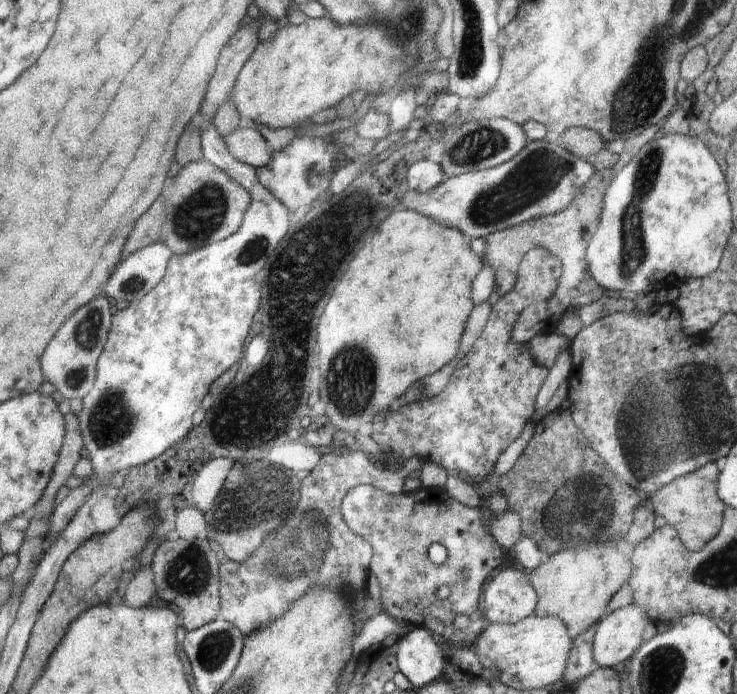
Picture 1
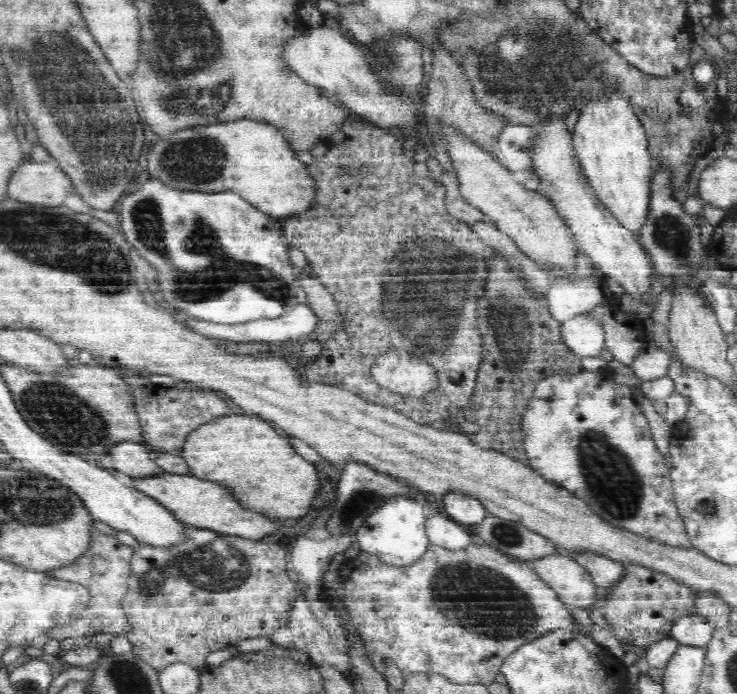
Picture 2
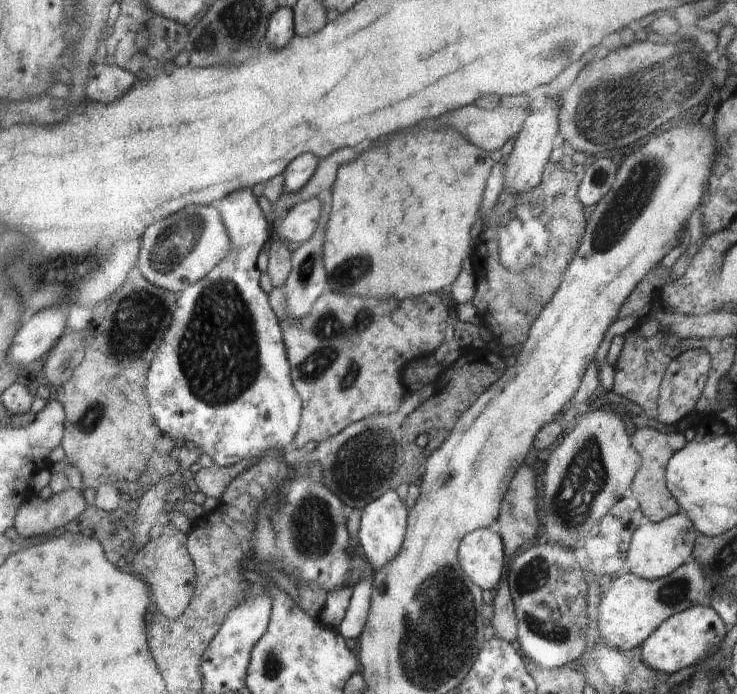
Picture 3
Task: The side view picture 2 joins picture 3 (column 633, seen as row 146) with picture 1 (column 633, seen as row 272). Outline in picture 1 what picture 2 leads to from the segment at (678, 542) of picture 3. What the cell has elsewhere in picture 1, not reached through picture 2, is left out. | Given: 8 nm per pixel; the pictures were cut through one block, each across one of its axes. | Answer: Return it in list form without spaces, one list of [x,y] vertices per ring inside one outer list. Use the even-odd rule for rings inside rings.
[[[636,602],[605,615],[593,636],[593,657],[598,667],[613,668],[634,656],[642,644],[644,610]]]

